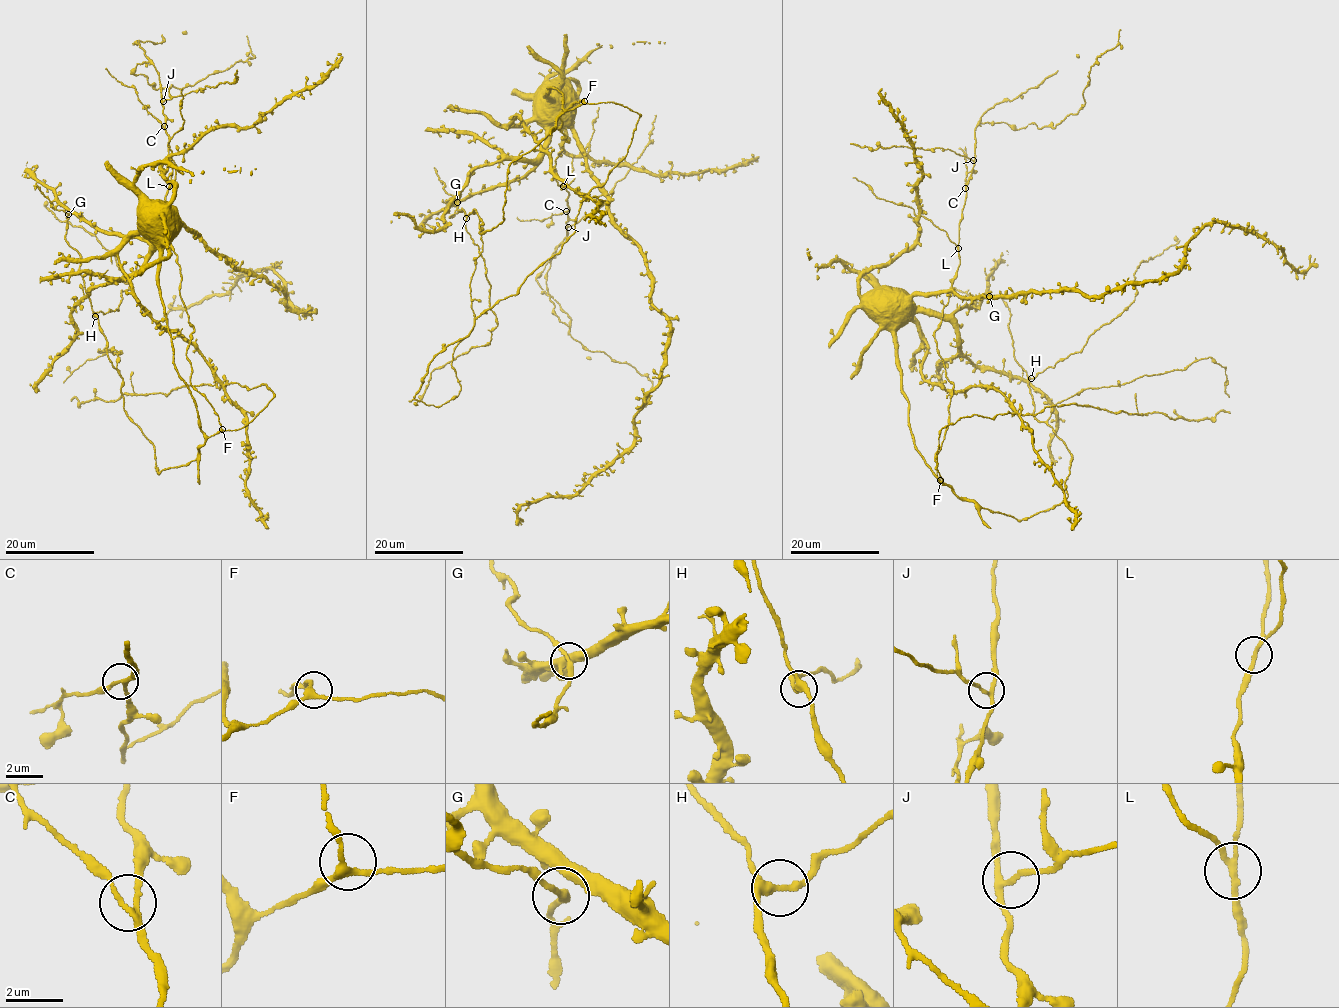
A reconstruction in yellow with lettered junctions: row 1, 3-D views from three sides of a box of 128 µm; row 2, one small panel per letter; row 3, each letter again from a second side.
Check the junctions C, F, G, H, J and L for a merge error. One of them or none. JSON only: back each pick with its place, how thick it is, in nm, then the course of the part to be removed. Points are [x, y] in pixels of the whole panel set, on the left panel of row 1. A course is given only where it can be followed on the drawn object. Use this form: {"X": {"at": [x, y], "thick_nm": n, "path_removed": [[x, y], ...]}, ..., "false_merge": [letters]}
{"L": {"at": [169, 186], "thick_nm": 190, "path_removed": [[168, 186], [175, 177], [175, 166], [167, 142], [181, 129], [184, 120], [180, 103], [181, 89]]}, "false_merge": ["L"]}

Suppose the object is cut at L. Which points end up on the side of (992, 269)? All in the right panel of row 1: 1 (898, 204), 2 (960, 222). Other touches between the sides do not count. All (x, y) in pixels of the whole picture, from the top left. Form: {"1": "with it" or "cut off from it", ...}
{"1": "cut off from it", "2": "with it"}

